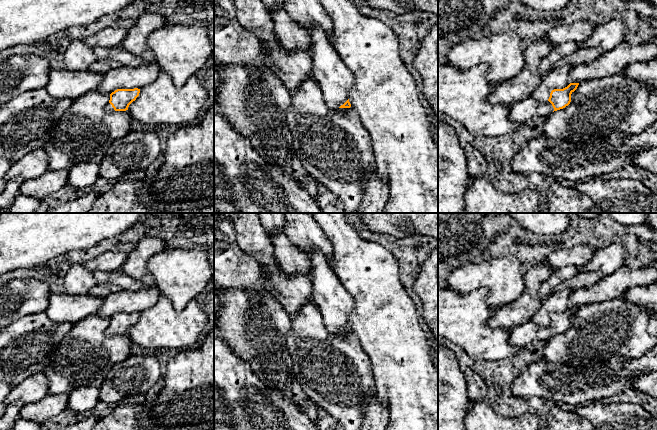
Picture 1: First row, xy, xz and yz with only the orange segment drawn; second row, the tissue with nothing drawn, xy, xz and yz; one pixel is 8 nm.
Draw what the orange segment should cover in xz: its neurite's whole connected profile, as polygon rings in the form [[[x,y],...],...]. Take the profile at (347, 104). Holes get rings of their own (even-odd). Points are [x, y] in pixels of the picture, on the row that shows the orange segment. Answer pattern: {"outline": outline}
{"outline": [[[313,26],[309,35],[313,79],[322,89],[325,102],[330,109],[350,108],[349,92],[354,79],[353,73],[319,26]]]}

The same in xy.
{"outline": [[[117,89],[110,94],[110,100],[105,107],[106,112],[126,111],[129,105],[139,96],[140,89]]]}

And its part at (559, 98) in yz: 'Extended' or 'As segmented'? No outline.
Extended

